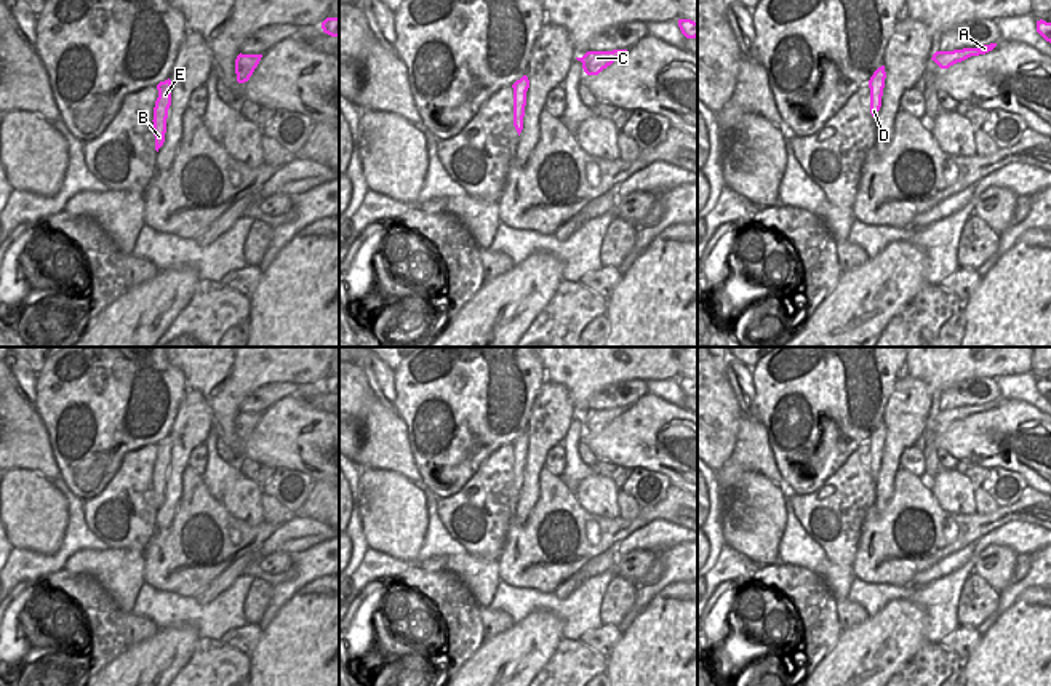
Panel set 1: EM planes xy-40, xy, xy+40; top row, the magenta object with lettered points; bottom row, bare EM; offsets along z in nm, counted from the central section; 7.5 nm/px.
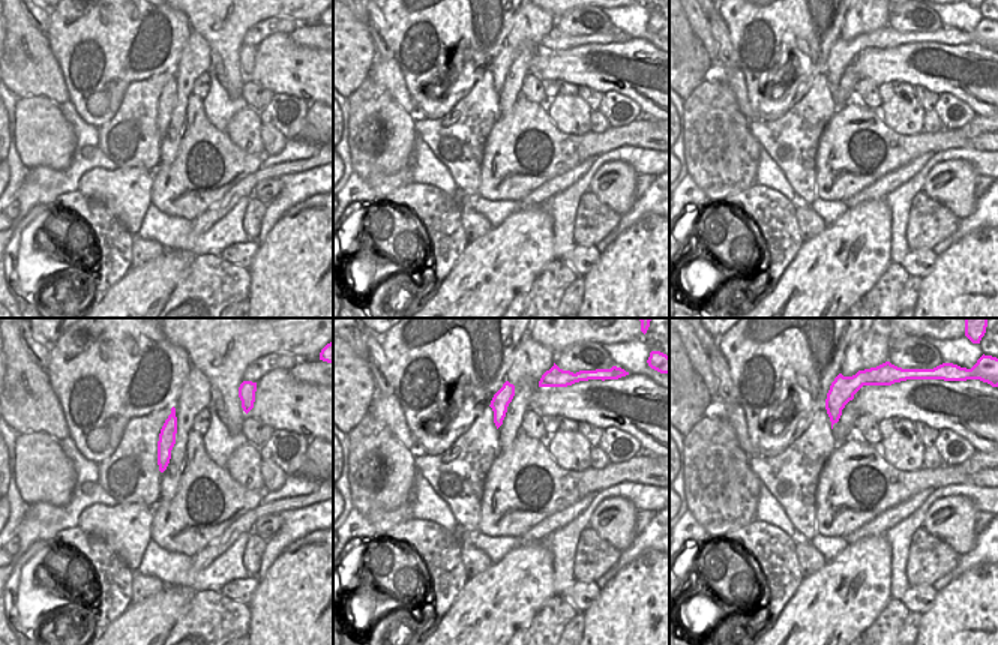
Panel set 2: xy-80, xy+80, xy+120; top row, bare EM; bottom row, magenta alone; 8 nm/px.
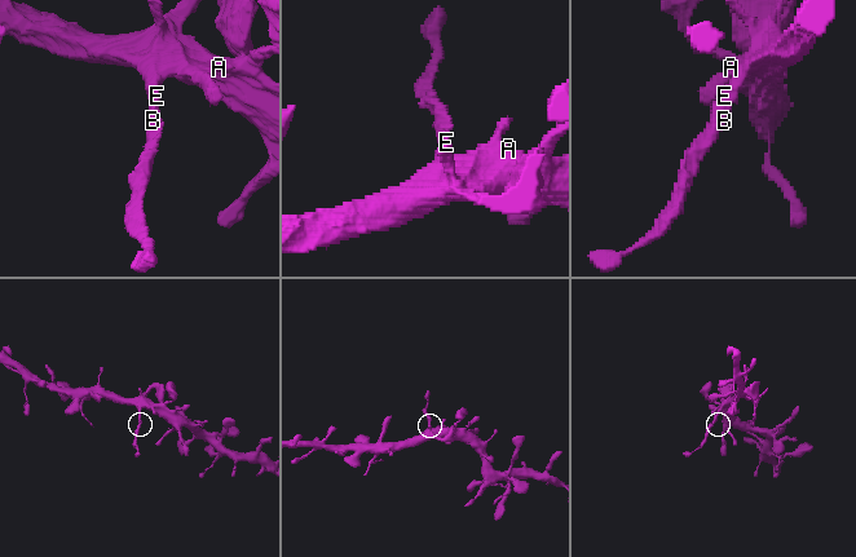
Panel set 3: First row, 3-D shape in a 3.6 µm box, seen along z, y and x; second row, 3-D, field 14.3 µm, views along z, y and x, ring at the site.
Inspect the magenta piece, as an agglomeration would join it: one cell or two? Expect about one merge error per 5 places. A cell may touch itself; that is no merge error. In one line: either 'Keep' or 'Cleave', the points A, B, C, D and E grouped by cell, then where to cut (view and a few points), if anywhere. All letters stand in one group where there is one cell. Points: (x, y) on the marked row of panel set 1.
Cleave. Groups: A C / B D E. Split along xy+40 (883, 82), (872, 80), (869, 83).

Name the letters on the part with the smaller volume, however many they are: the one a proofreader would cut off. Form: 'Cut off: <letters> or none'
Cut off: B, D, E.

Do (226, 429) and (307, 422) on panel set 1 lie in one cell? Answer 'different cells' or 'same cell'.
different cells

